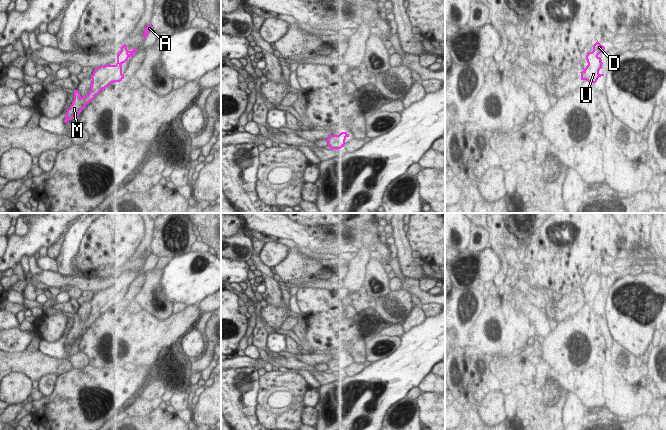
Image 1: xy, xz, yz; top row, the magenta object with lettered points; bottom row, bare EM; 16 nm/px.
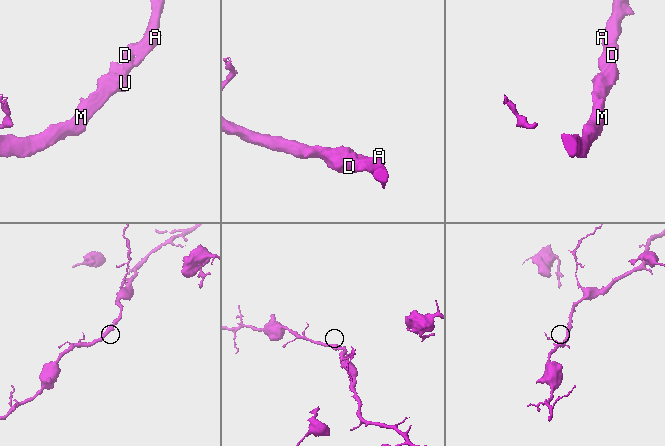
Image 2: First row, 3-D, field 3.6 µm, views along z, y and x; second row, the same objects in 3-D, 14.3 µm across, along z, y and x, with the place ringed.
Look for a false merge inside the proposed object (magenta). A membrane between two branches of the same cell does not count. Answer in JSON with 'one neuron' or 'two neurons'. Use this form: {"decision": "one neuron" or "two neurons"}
{"decision": "one neuron"}

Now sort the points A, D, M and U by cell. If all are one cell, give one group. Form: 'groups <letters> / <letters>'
groups A D M U

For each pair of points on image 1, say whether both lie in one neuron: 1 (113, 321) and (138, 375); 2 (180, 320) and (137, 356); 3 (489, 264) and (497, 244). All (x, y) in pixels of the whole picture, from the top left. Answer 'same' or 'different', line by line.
1: different
2: same
3: different

